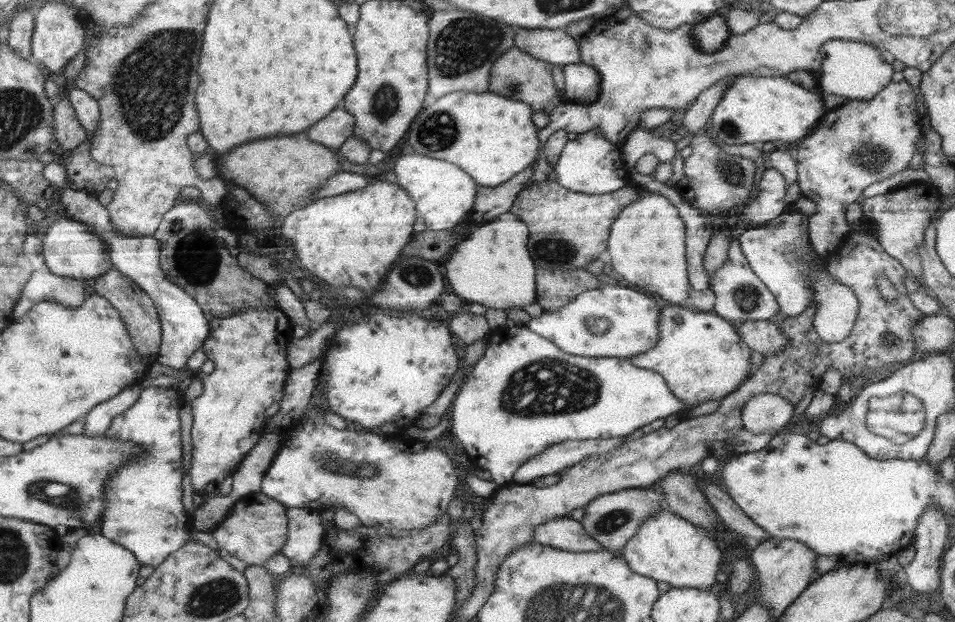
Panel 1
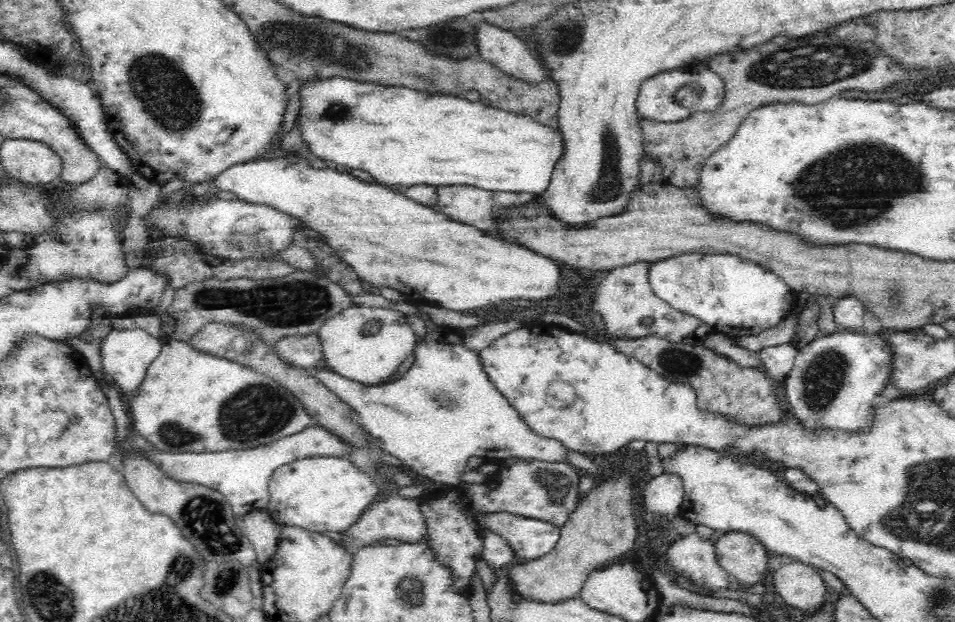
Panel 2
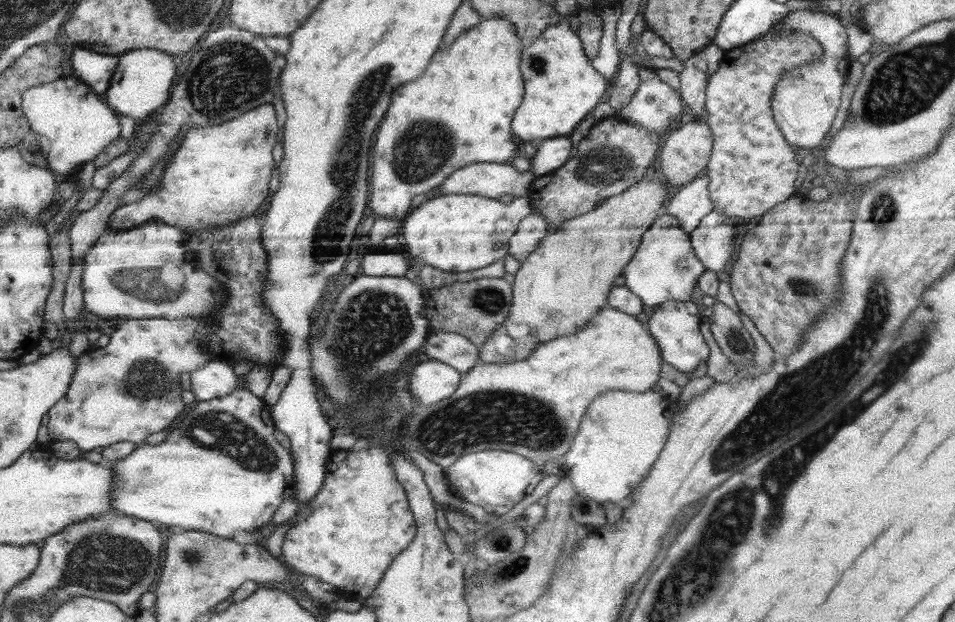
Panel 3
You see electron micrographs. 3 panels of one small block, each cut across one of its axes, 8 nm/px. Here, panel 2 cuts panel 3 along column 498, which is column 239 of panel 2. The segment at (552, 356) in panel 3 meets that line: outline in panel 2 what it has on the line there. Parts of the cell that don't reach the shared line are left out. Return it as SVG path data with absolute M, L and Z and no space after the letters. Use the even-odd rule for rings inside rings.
M169 340L162 344L160 354L148 366L140 389L128 395L128 401L132 409L132 417L129 417L131 426L162 452L248 450L270 444L272 440L298 434L312 424L312 417L296 396L273 378L226 358L202 352L183 340Z

